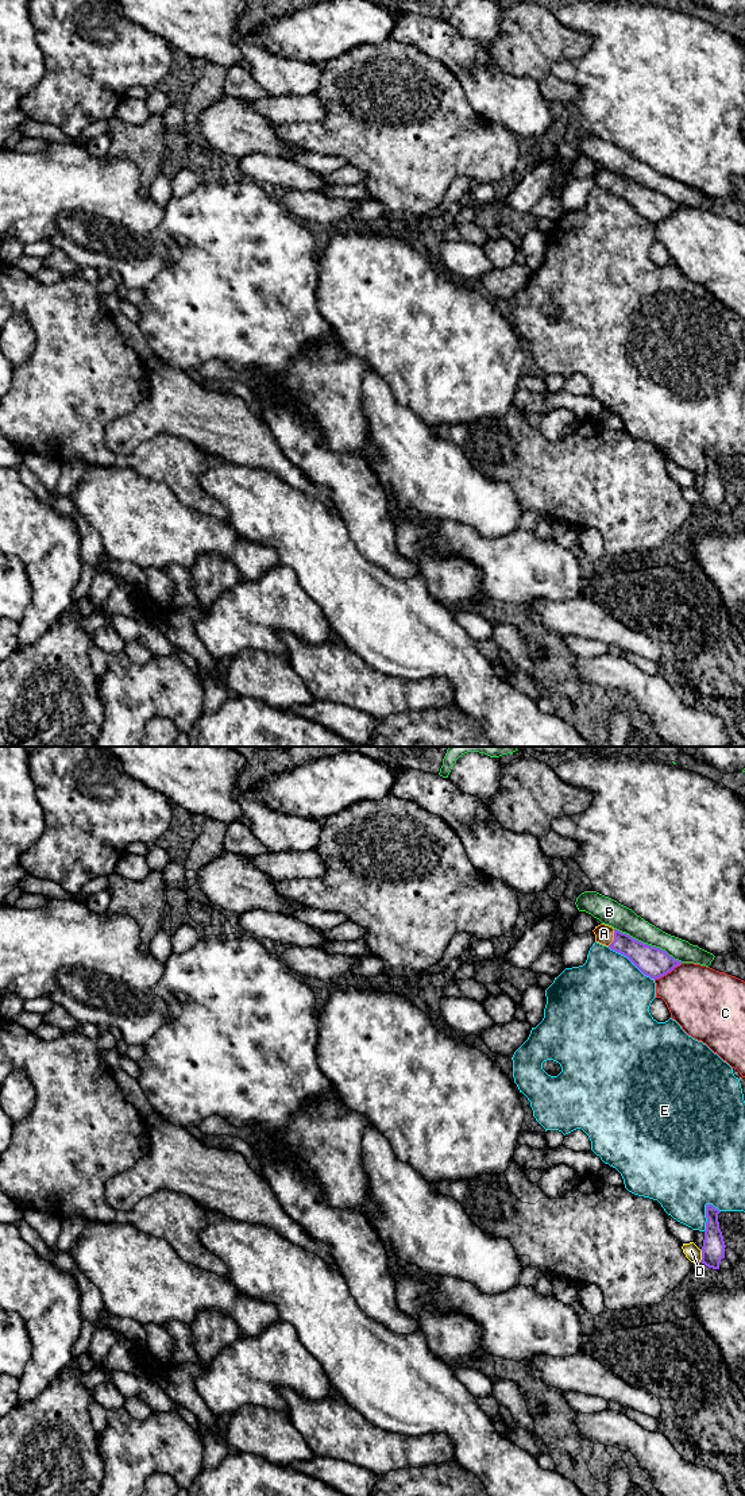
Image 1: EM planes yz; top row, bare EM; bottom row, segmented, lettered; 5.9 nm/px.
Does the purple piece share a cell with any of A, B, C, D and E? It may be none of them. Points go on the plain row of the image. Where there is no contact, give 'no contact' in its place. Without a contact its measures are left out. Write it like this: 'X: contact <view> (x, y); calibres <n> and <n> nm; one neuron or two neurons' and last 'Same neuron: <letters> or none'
A: contact yz (614, 181); calibres 170 and 110 nm; one neuron
B: contact yz (647, 188); calibres 180 and 150 nm; two neurons
C: contact yz (668, 215); calibres 180 and 380 nm; two neurons
D: contact yz (702, 500); calibres 140 and 90 nm; two neurons
E: contact yz (630, 204); calibres 180 and 480 nm; two neurons
Same neuron: A

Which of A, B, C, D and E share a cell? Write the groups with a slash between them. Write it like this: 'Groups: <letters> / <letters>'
Groups: A / B / C / D / E

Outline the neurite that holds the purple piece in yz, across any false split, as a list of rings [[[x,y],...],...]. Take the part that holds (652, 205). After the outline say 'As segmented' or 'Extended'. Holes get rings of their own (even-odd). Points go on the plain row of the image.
[[[601,167],[592,176],[597,186],[626,200],[651,223],[659,223],[682,208],[682,205],[675,204],[665,194],[644,188],[609,169]]]. Extended

